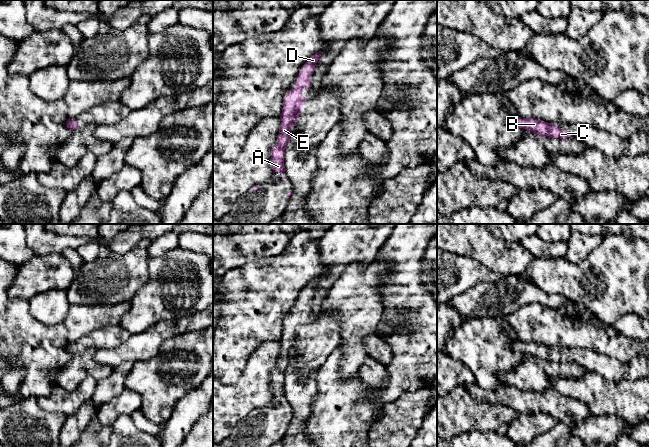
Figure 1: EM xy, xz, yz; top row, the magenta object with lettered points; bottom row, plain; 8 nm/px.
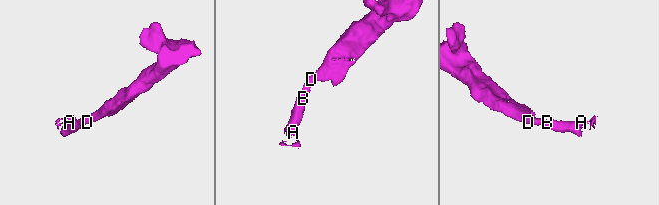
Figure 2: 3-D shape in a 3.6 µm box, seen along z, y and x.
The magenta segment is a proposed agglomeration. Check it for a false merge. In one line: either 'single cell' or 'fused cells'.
single cell

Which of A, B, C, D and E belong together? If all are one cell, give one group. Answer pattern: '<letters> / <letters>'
A B C D E

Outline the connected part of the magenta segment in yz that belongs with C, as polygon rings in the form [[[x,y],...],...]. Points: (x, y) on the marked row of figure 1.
[[[517,116],[512,124],[514,126],[523,128],[525,130],[532,131],[537,136],[547,136],[549,138],[560,138],[570,139],[569,129],[567,131],[561,130],[556,124],[551,124],[548,122],[544,122],[542,120],[537,120],[535,118],[521,118]]]

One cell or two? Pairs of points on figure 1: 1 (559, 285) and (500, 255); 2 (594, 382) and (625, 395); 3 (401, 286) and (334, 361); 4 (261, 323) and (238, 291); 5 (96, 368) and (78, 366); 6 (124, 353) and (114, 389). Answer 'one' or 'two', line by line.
1: two
2: one
3: two
4: one
5: one
6: two

